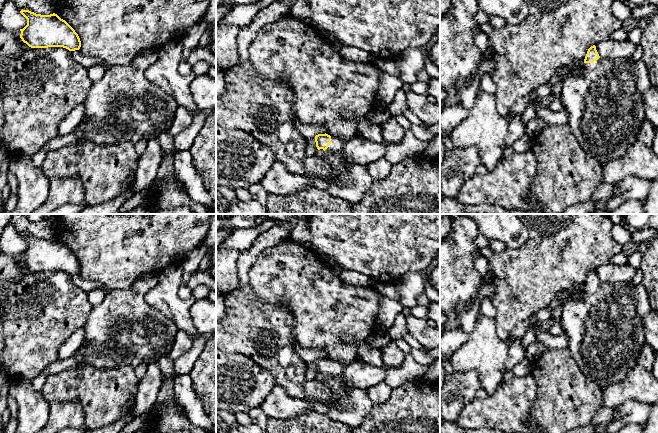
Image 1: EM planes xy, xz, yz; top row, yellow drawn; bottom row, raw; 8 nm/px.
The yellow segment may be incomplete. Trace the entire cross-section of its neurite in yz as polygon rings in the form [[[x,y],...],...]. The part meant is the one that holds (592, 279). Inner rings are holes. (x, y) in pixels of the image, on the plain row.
[[[595,269],[588,273],[582,292],[581,300],[564,305],[560,325],[568,338],[568,349],[581,372],[591,383],[604,390],[620,382],[638,364],[645,344],[643,319],[651,310],[650,302],[642,283],[601,282]]]

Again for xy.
[[[21,234],[20,237],[27,243],[27,249],[20,253],[20,262],[29,271],[63,271],[69,275],[80,273],[78,258],[57,238],[41,239],[29,234]]]

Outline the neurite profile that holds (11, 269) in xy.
[[[0,252],[0,296],[1,296],[1,285],[4,282],[18,282],[22,279],[26,272],[29,270],[22,265],[20,262],[20,254],[7,254]]]

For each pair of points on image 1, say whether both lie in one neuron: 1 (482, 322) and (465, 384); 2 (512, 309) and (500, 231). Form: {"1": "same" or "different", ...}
{"1": "different", "2": "different"}

